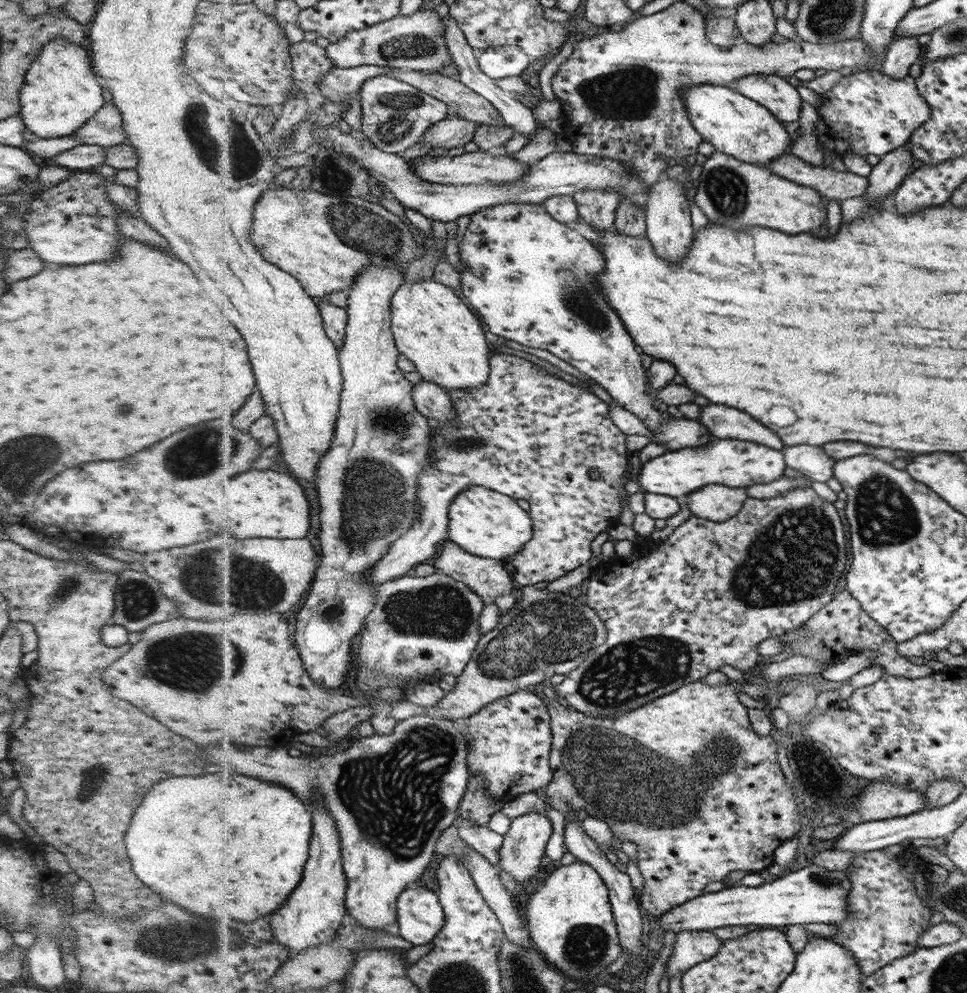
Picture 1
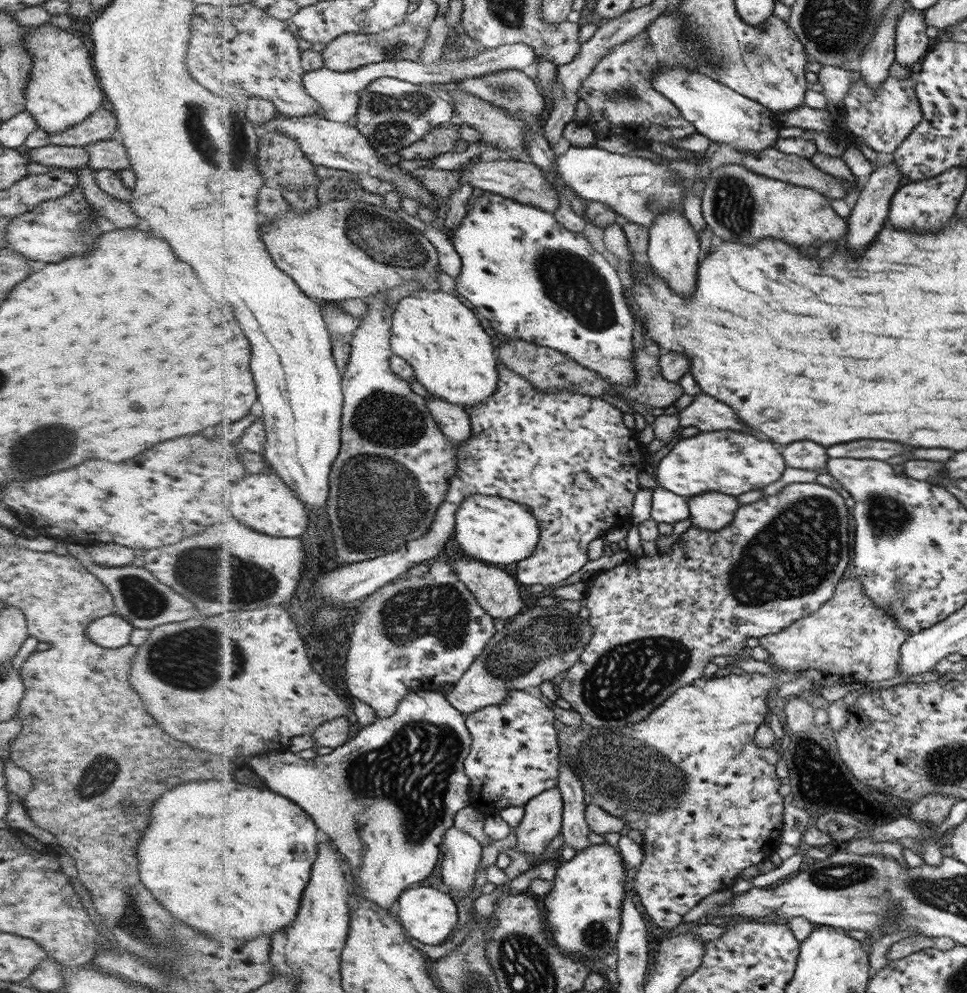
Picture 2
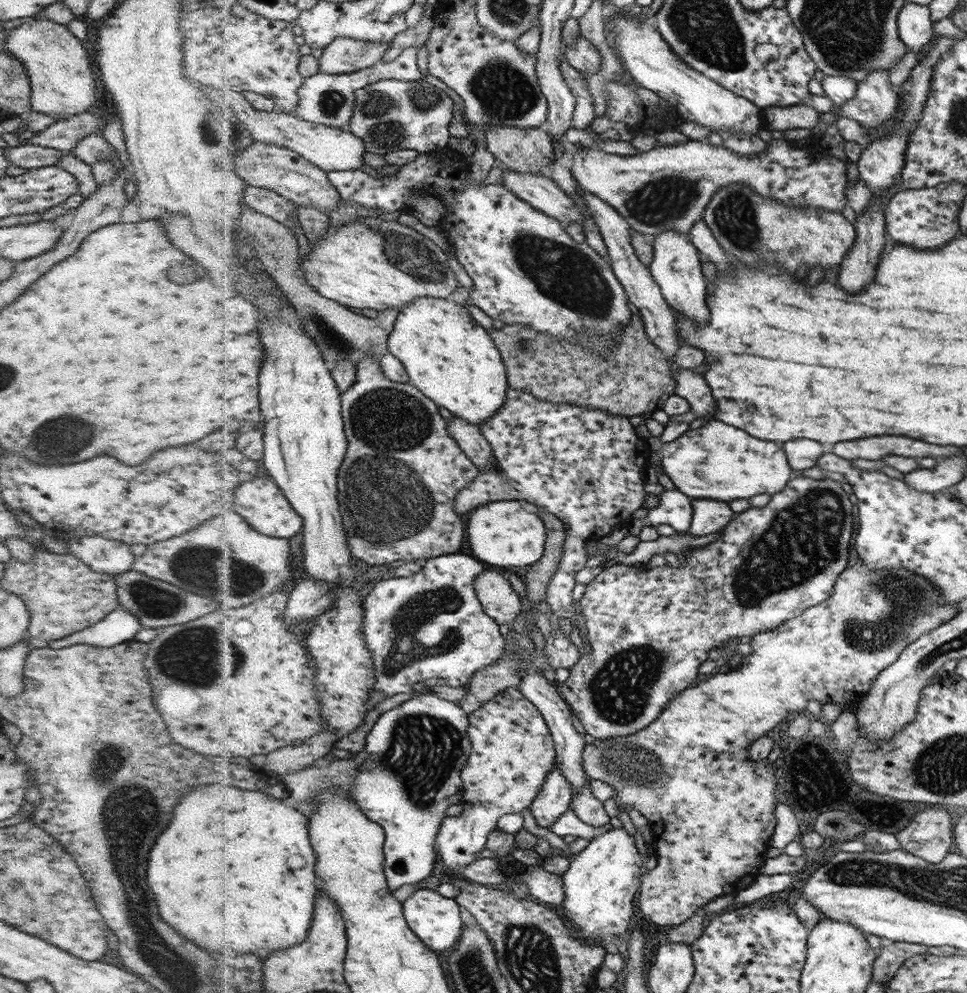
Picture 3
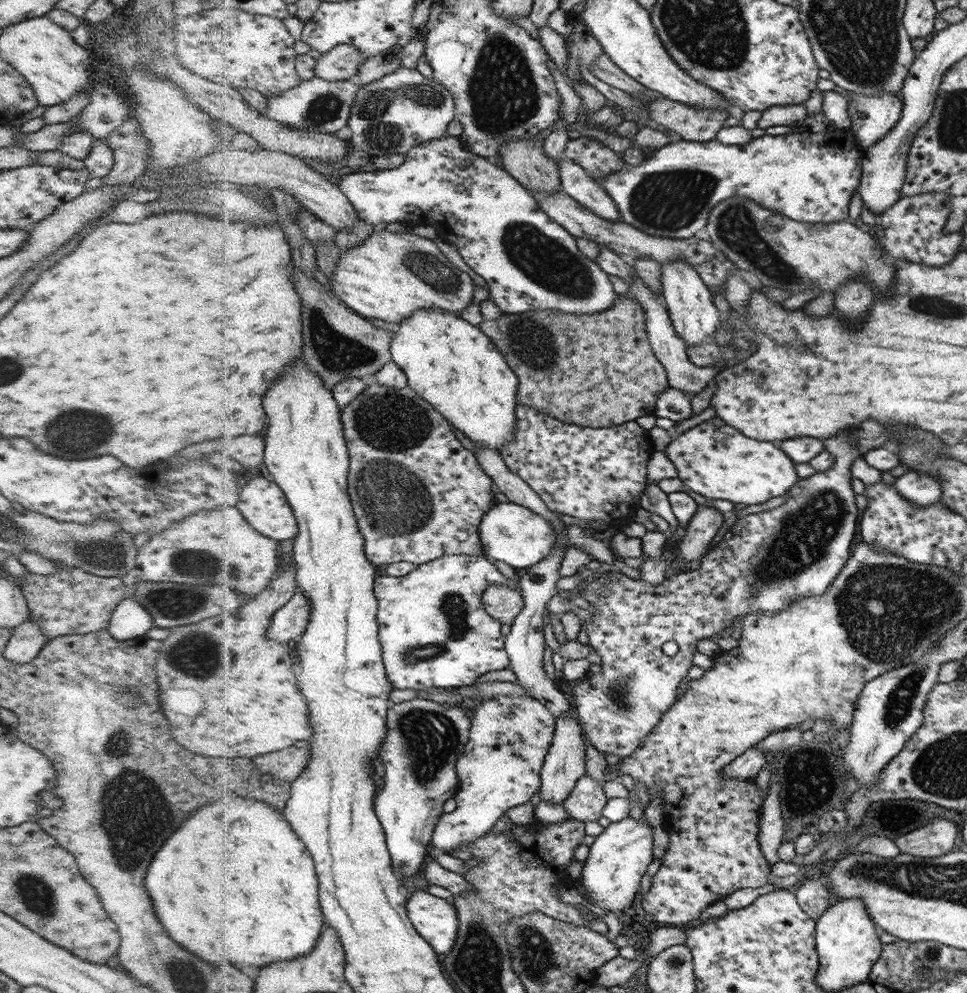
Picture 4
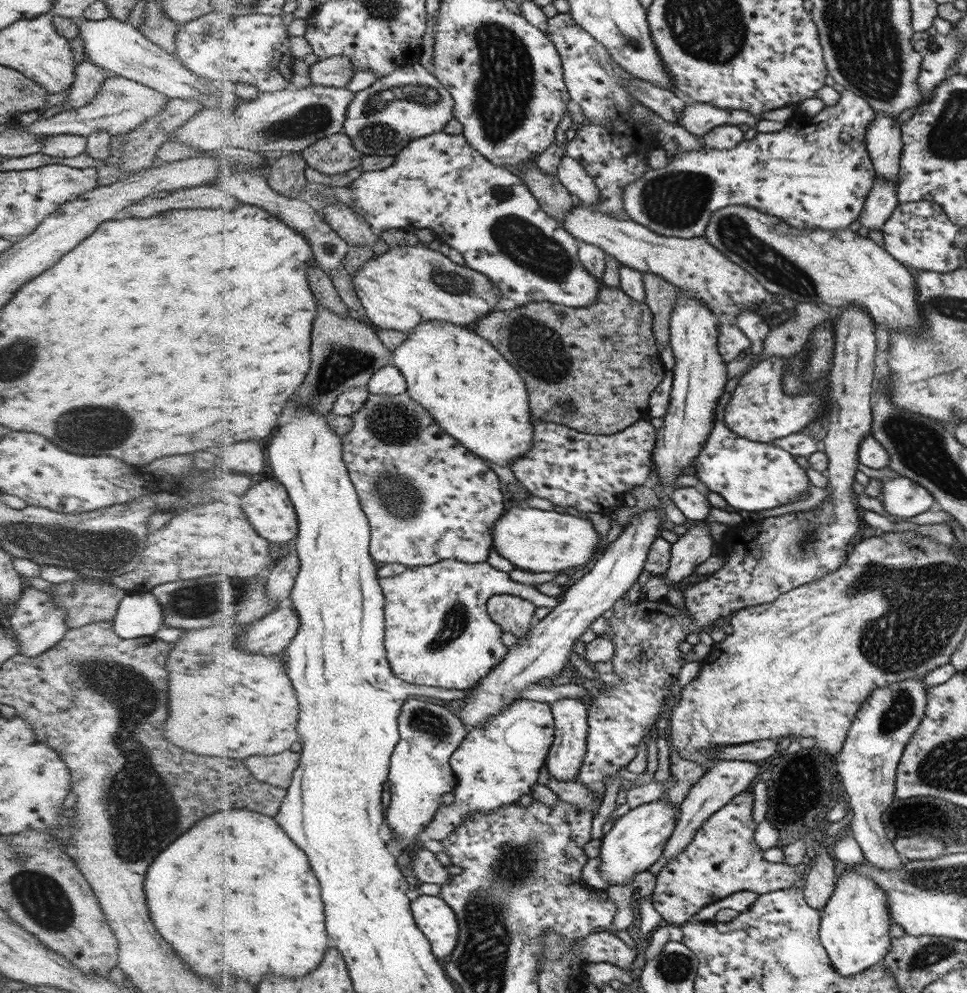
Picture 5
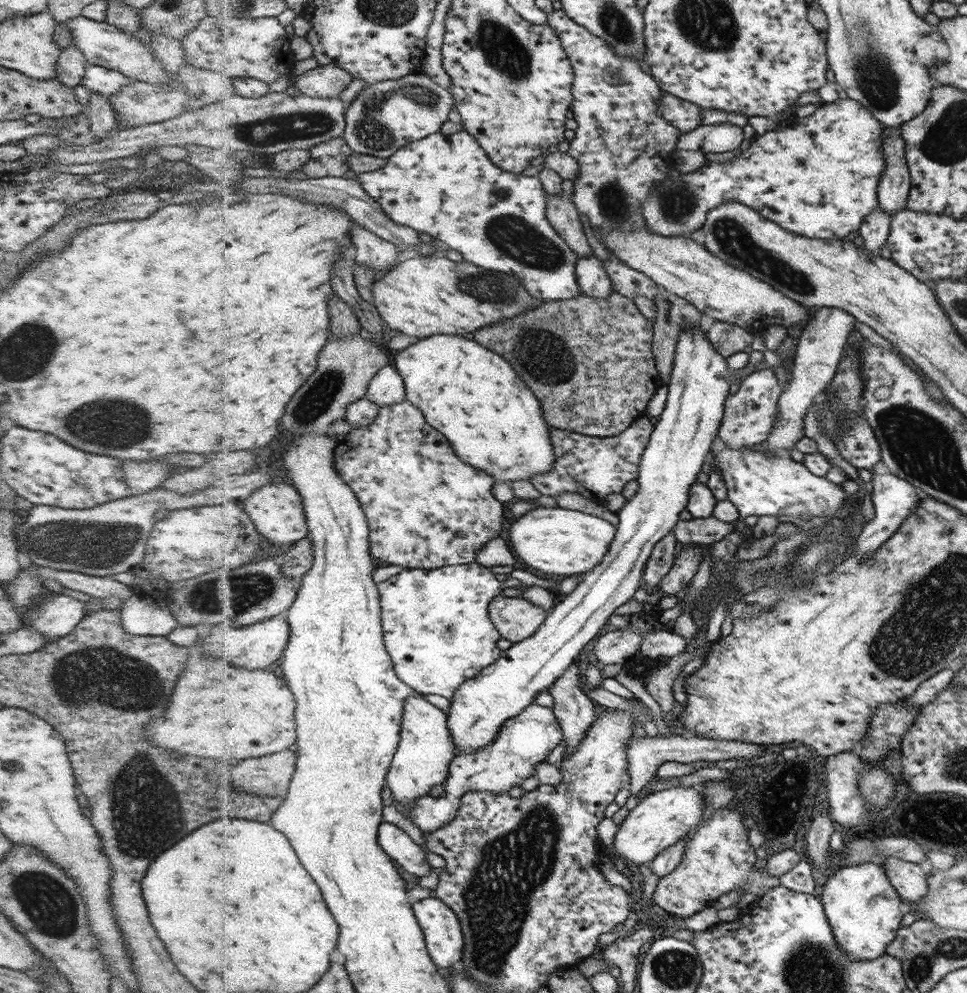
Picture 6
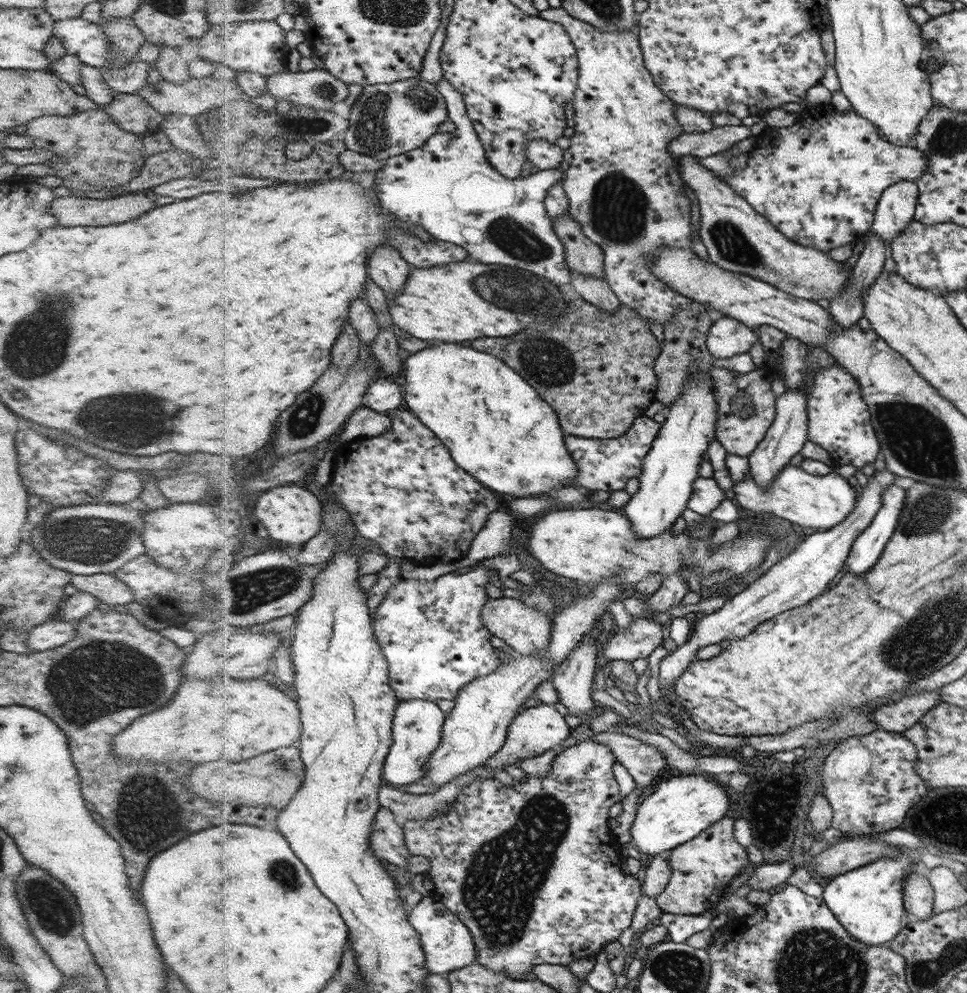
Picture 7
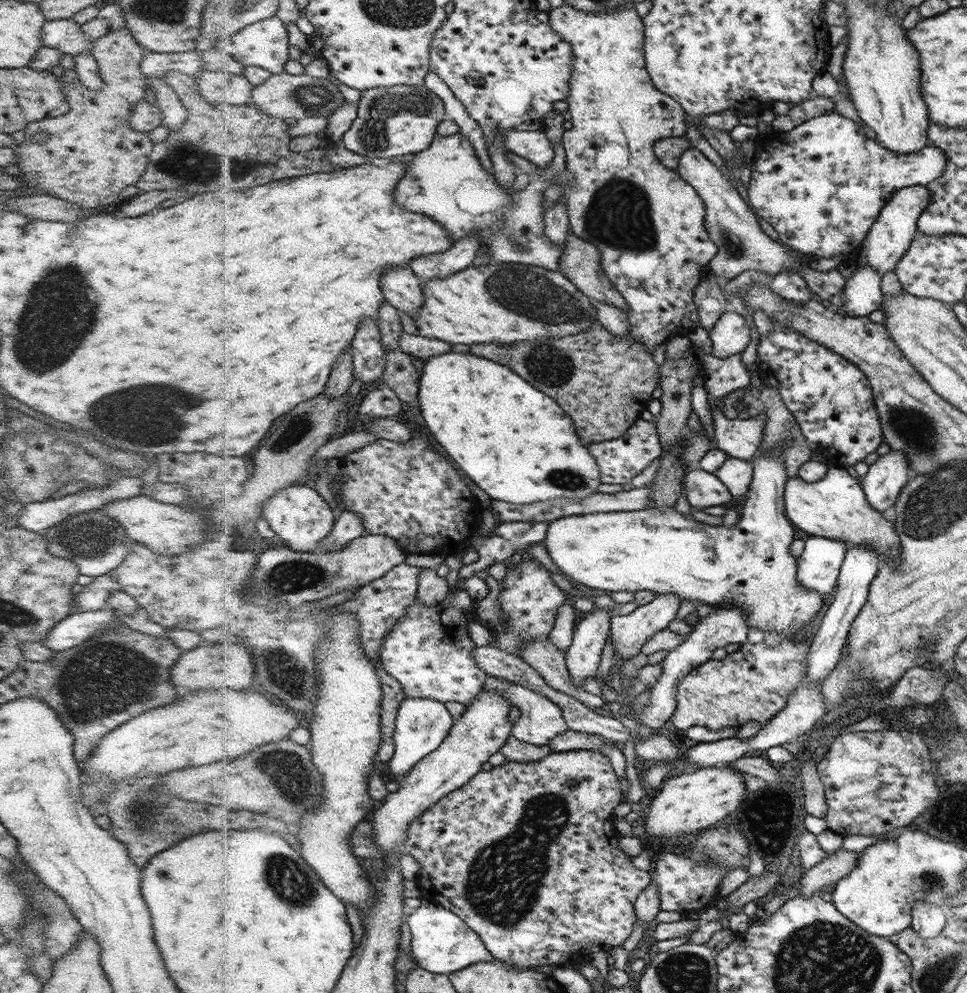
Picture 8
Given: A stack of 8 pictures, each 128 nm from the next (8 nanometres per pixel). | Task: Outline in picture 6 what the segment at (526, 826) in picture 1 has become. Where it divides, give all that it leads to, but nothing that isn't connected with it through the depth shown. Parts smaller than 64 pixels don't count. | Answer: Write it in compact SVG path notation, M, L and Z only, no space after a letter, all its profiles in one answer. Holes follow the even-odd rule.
M572 664L564 674L549 688L554 697L556 720L563 730L564 741L568 747L563 755L567 757L580 744L583 736L591 728L596 718L594 701L587 695L583 672L577 664Z

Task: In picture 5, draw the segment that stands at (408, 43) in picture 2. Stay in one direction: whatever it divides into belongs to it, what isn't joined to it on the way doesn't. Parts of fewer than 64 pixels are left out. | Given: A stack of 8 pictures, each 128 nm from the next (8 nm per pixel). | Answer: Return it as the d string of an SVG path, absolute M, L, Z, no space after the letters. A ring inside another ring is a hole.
M347 56L320 59L312 68L313 84L346 88L358 73L357 66Z

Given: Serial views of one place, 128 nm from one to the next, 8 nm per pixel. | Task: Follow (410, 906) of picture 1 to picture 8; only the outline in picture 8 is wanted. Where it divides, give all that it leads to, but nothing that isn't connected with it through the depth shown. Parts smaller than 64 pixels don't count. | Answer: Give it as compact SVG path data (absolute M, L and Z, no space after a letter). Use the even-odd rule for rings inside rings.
M422 898L422 905L408 917L408 923L413 935L412 952L419 961L419 966L430 972L452 975L471 964L493 958L482 938L468 926L463 917L428 899Z

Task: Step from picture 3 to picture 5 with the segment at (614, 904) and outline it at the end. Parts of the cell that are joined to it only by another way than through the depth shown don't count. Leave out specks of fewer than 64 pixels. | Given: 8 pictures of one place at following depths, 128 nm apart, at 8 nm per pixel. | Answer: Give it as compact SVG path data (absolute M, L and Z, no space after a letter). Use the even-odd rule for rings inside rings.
M667 794L660 798L630 809L628 813L616 819L609 832L600 839L599 868L603 879L609 880L611 889L628 882L635 874L650 869L650 866L660 858L662 846L671 838L679 824L680 809L675 809Z

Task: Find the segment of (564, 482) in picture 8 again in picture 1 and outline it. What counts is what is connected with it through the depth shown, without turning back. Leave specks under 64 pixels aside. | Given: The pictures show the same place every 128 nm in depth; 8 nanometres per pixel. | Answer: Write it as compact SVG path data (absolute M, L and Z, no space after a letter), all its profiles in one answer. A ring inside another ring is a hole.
M433 278L405 283L393 300L393 324L399 349L416 363L424 380L439 384L450 391L457 388L473 390L488 381L488 372L491 372L491 368L488 368L490 350L484 338L484 330L480 328L478 318L468 308L465 297L454 291L454 288L436 282Z

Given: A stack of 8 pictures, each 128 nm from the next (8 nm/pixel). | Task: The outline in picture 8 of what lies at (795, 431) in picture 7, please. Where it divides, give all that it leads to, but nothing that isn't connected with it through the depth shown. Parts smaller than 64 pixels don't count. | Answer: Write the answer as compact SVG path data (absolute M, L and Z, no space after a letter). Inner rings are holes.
M779 442L777 446L771 446L769 452L757 453L751 461L753 466L753 479L748 489L748 499L744 502L743 513L739 515L738 523L732 527L711 526L698 522L691 515L685 515L674 507L667 509L644 509L628 512L593 512L592 514L578 514L565 516L549 523L549 529L544 540L550 558L556 563L560 570L564 571L572 580L578 584L589 586L593 589L602 589L613 592L633 592L650 591L658 595L676 595L680 601L689 600L696 607L699 604L708 604L714 611L718 609L742 609L746 613L749 629L765 630L765 632L777 632L787 634L794 641L802 641L809 636L807 631L813 630L813 626L821 617L823 610L827 606L827 597L814 592L814 590L804 590L802 585L798 585L797 578L797 558L790 554L790 544L794 542L794 524L785 512L785 491L787 486L787 474L783 463L783 450L785 442Z

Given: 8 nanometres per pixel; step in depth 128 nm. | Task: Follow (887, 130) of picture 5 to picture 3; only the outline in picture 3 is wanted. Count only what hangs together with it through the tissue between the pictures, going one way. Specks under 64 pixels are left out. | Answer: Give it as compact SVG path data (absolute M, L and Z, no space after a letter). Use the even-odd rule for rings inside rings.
M873 70L858 83L854 98L842 107L842 120L858 122L864 132L870 134L880 124L894 117L898 105L898 90L891 83L888 70Z

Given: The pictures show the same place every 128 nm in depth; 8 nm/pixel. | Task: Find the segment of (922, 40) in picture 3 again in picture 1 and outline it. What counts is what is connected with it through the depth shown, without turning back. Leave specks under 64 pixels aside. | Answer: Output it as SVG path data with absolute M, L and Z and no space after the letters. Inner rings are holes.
M900 37L890 43L887 55L883 60L882 73L900 80L908 75L912 64L922 58L924 46L918 43L917 37Z

